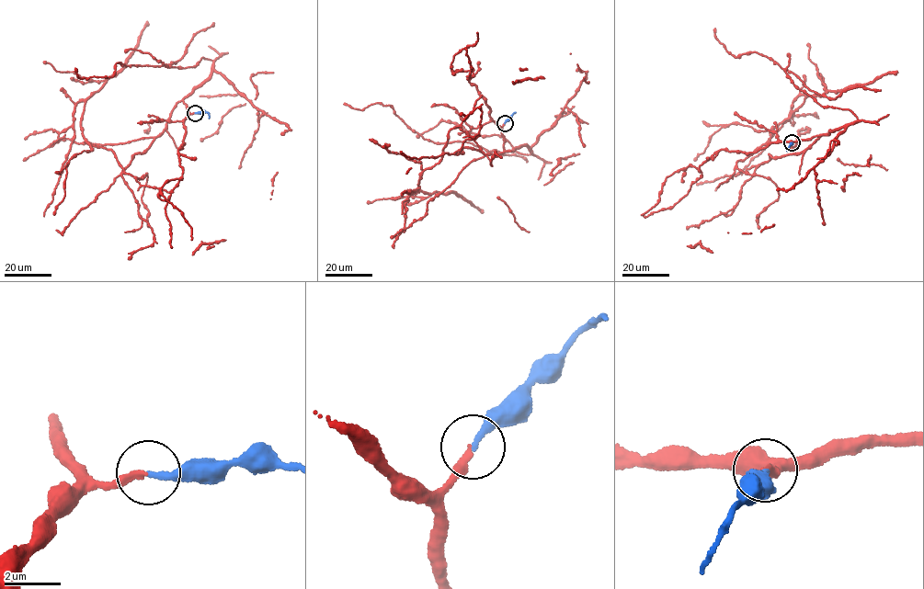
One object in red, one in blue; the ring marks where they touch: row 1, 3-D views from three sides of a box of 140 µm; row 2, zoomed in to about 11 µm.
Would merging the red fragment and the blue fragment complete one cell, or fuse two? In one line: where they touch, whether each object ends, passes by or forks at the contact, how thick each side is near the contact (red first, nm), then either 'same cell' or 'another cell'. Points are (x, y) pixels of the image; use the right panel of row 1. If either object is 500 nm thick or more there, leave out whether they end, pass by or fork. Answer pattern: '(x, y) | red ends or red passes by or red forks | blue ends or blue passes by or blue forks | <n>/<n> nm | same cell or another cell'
(792, 142) | red ends | blue ends | 260/240 nm | same cell

